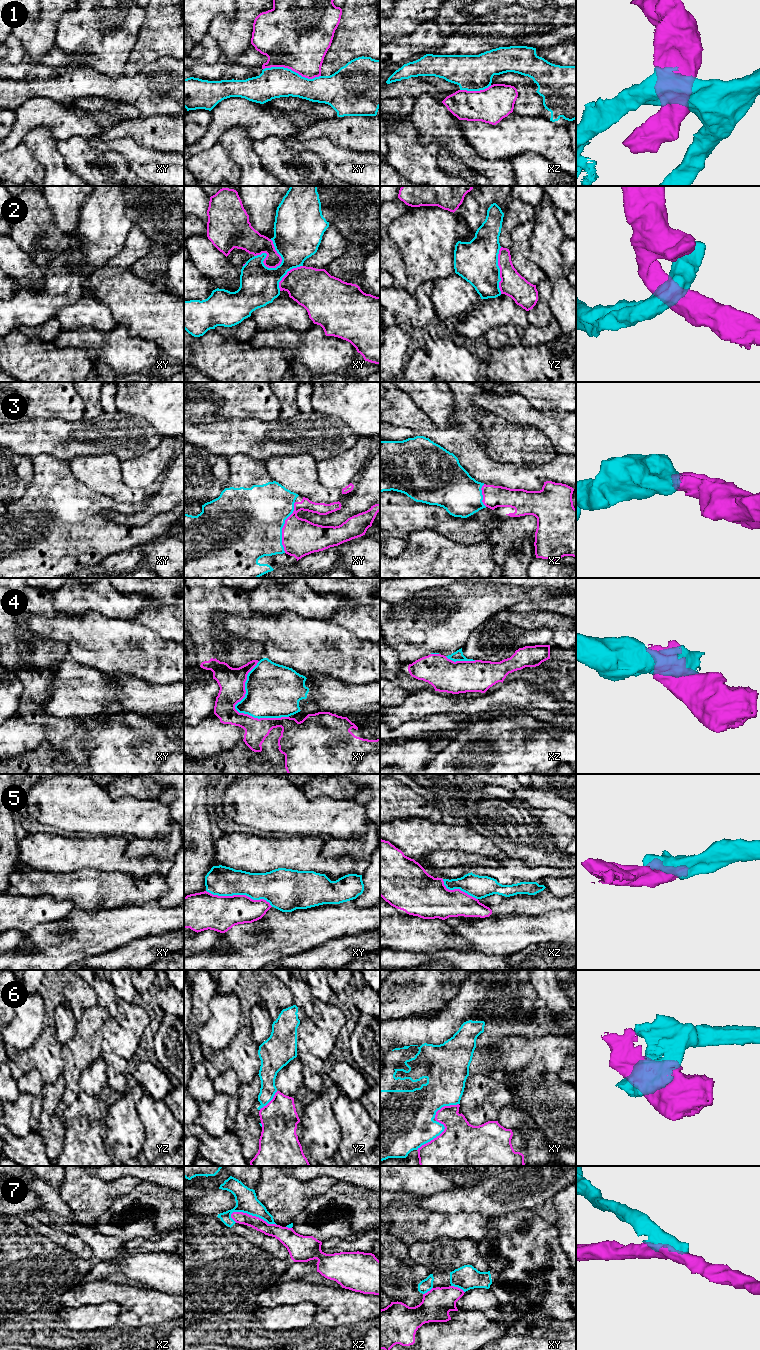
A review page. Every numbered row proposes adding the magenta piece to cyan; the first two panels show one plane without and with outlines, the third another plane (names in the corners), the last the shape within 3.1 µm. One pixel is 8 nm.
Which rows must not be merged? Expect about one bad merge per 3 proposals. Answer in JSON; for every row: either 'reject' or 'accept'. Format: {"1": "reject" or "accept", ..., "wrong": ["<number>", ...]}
{"1": "reject", "2": "reject", "3": "accept", "4": "reject", "5": "reject", "6": "reject", "7": "reject", "wrong": ["1", "2", "4", "5", "6", "7"]}

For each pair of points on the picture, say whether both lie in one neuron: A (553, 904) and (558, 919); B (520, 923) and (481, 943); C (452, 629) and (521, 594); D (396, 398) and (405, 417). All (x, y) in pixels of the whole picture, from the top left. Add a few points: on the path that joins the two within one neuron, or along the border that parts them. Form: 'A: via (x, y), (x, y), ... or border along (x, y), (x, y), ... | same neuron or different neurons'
A: border along (565, 910), (549, 910), (532, 916) | different neurons
B: via (510, 933), (504, 936), (491, 937) | same neuron
C: via (469, 612), (480, 601), (504, 597) | same neuron
D: via (401, 403), (404, 412) | same neuron

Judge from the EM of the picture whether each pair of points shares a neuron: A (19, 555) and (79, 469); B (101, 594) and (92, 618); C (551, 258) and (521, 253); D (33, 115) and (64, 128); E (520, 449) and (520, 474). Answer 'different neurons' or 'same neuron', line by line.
A: different neurons
B: different neurons
C: different neurons
D: same neuron
E: different neurons

